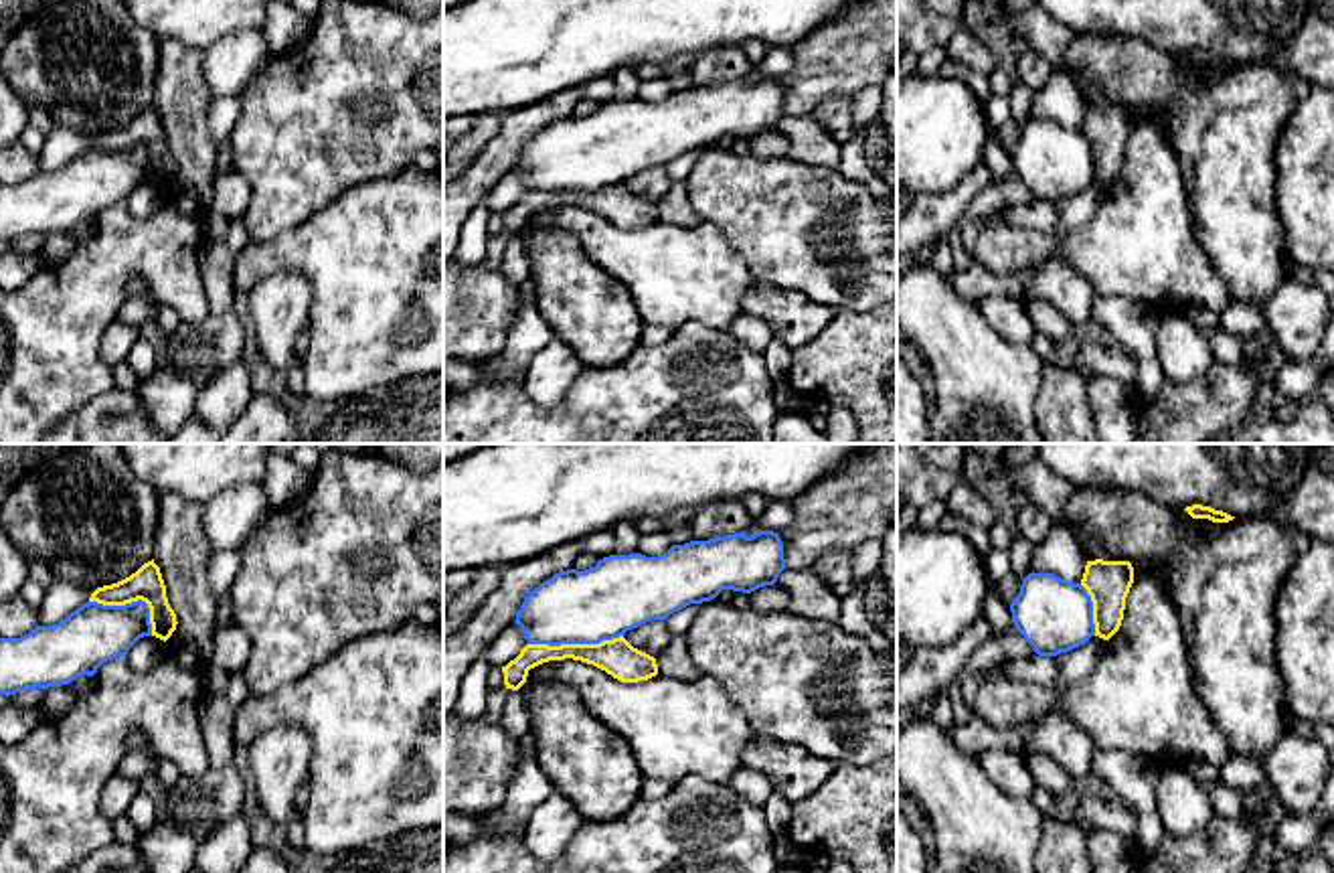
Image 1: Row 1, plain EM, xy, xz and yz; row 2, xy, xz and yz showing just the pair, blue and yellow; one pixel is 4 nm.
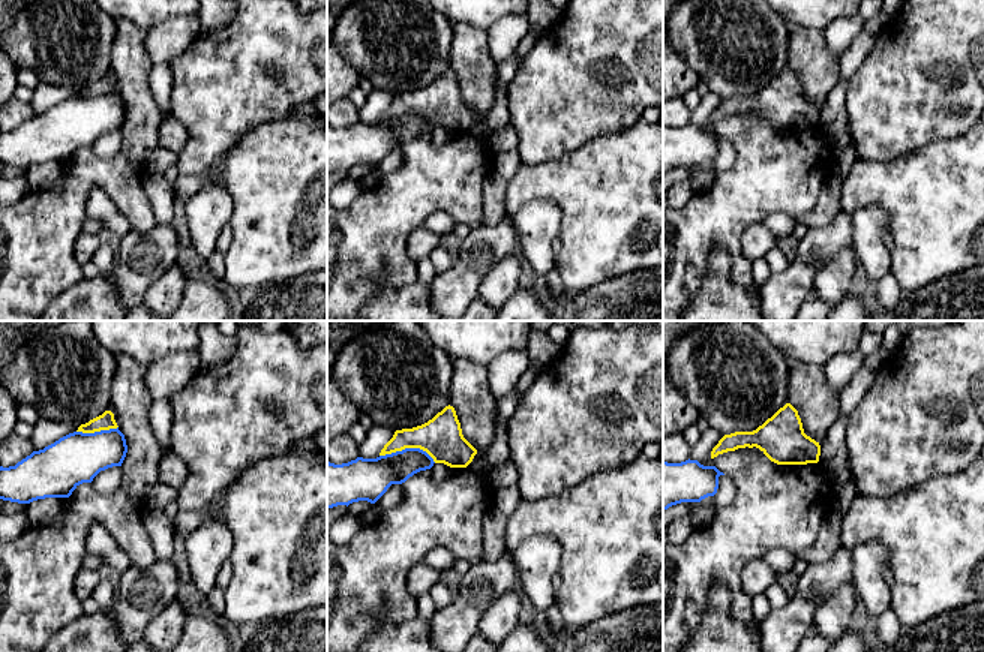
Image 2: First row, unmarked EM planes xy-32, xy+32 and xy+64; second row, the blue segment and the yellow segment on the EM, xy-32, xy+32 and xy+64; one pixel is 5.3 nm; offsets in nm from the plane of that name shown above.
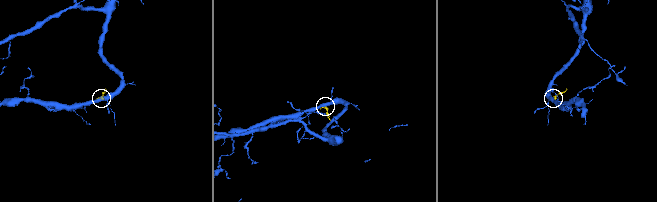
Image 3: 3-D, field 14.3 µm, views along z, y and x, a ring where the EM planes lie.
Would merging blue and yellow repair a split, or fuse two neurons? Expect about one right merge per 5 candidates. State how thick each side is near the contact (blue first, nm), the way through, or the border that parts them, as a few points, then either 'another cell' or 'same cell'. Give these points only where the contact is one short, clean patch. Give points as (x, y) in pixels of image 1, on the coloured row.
300 nm thick on the blue side, 150 nm on the other; border along xz (622, 635), (598, 643), (529, 645); another cell

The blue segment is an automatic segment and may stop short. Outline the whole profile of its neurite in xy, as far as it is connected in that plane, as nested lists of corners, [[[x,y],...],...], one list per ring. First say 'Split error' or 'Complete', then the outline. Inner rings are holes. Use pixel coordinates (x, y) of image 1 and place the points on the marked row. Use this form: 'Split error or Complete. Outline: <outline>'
Complete. Outline: [[[138,600],[126,606],[87,602],[53,626],[36,626],[20,638],[0,638],[0,695],[26,689],[69,685],[77,677],[93,677],[97,668],[128,650],[144,636],[152,636],[150,608]]]

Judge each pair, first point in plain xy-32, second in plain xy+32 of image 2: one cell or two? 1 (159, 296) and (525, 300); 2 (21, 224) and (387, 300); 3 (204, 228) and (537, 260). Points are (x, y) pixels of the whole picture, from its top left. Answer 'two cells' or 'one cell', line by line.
1: two cells
2: two cells
3: one cell

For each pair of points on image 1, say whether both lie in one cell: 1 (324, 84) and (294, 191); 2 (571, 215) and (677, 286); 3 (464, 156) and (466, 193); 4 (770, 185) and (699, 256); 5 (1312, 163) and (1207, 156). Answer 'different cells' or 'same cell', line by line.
1: same cell
2: same cell
3: different cells
4: different cells
5: different cells

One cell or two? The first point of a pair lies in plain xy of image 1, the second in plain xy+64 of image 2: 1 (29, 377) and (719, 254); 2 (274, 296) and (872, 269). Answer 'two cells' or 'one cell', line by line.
1: two cells
2: one cell

